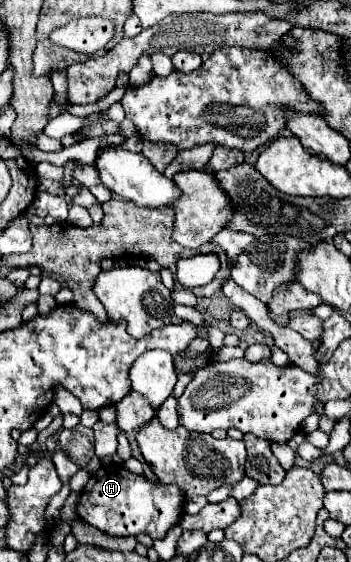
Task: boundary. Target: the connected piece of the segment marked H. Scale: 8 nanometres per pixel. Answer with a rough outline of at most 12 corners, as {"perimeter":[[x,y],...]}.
{"perimeter":[[108,464],[78,516],[110,536],[162,540],[186,496]]}

